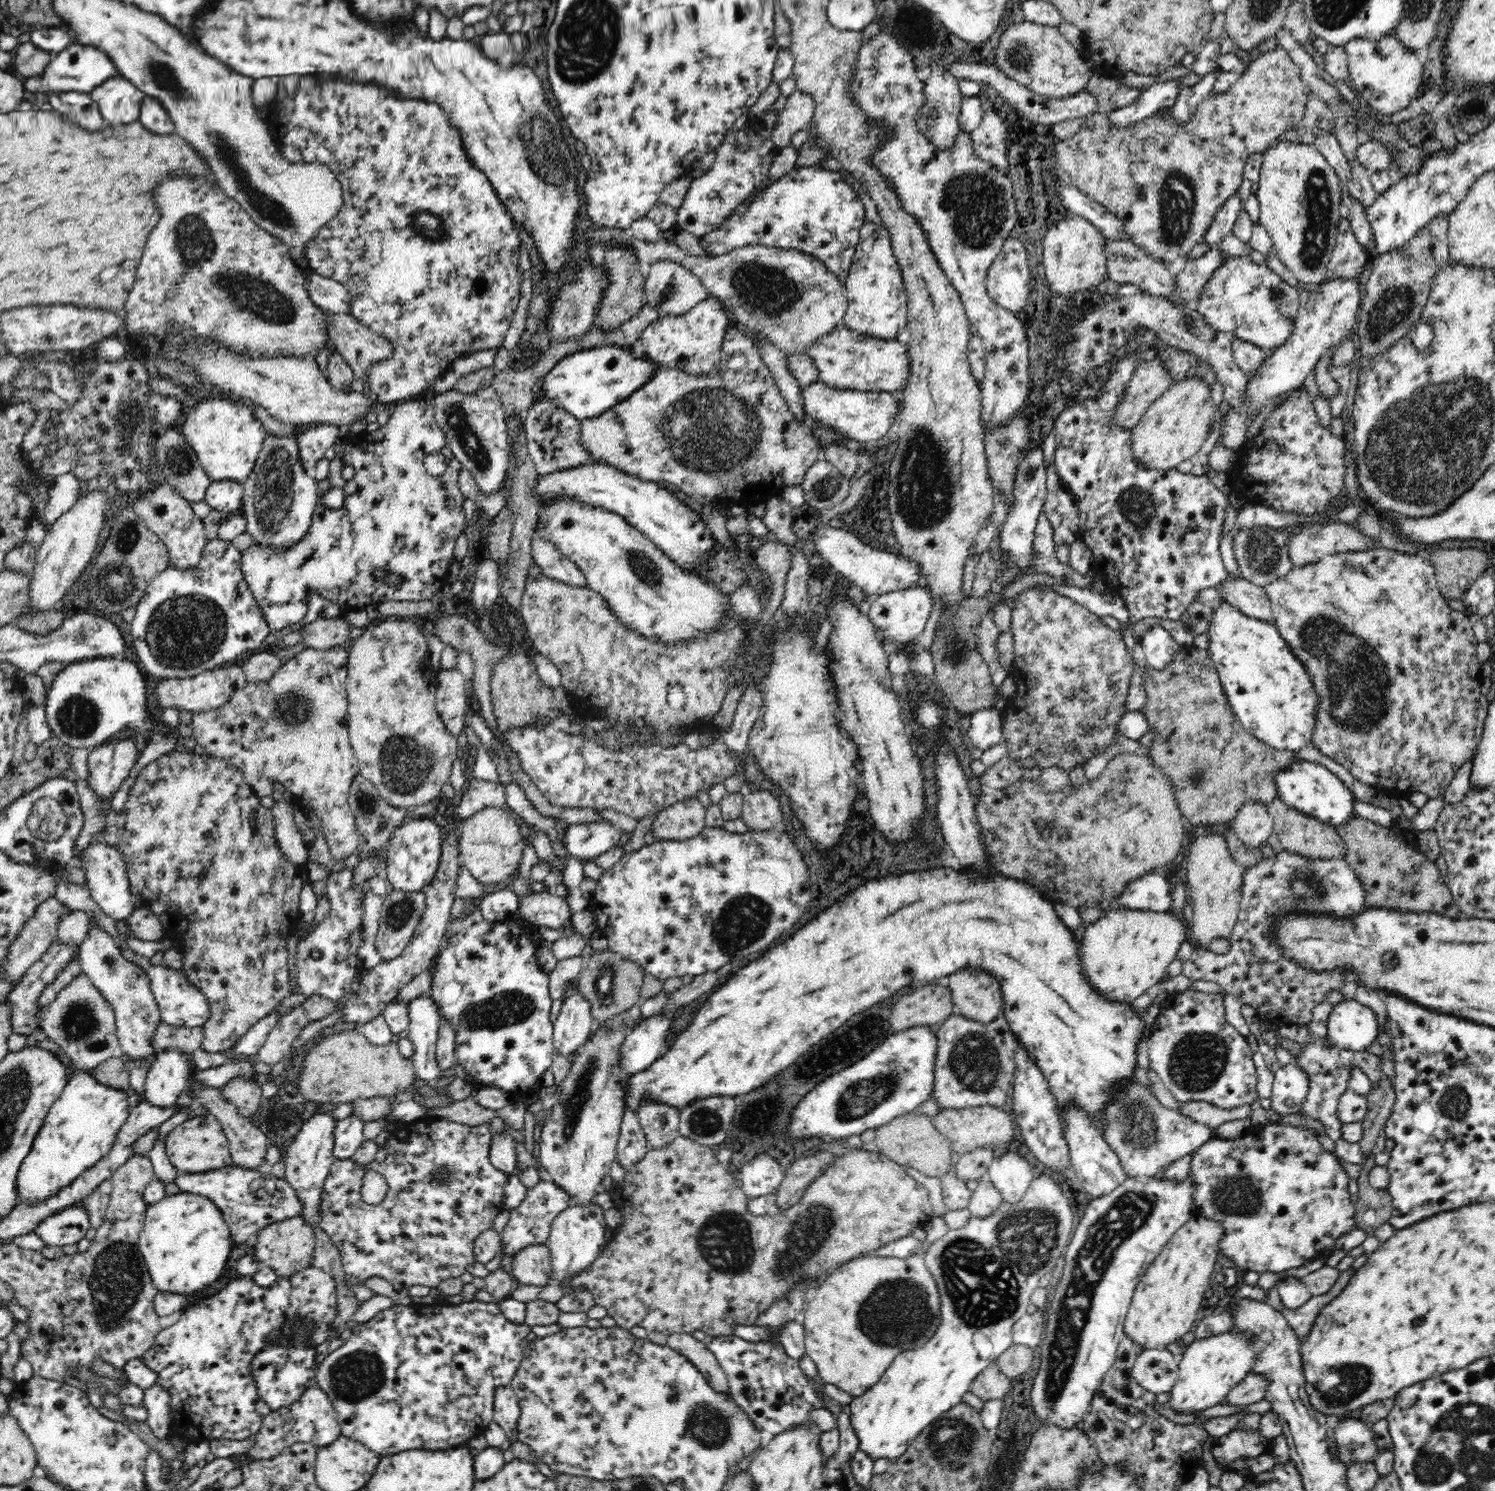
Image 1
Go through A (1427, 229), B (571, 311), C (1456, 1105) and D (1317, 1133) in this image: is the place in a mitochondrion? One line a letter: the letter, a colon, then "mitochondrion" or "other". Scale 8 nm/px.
A: other
B: mitochondrion
C: mitochondrion
D: other

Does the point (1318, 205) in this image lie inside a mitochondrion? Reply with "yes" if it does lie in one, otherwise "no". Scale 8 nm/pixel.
yes

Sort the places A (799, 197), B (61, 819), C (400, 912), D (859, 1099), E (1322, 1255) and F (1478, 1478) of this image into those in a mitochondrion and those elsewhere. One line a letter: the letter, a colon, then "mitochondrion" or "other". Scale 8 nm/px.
A: other
B: mitochondrion
C: mitochondrion
D: mitochondrion
E: other
F: mitochondrion

